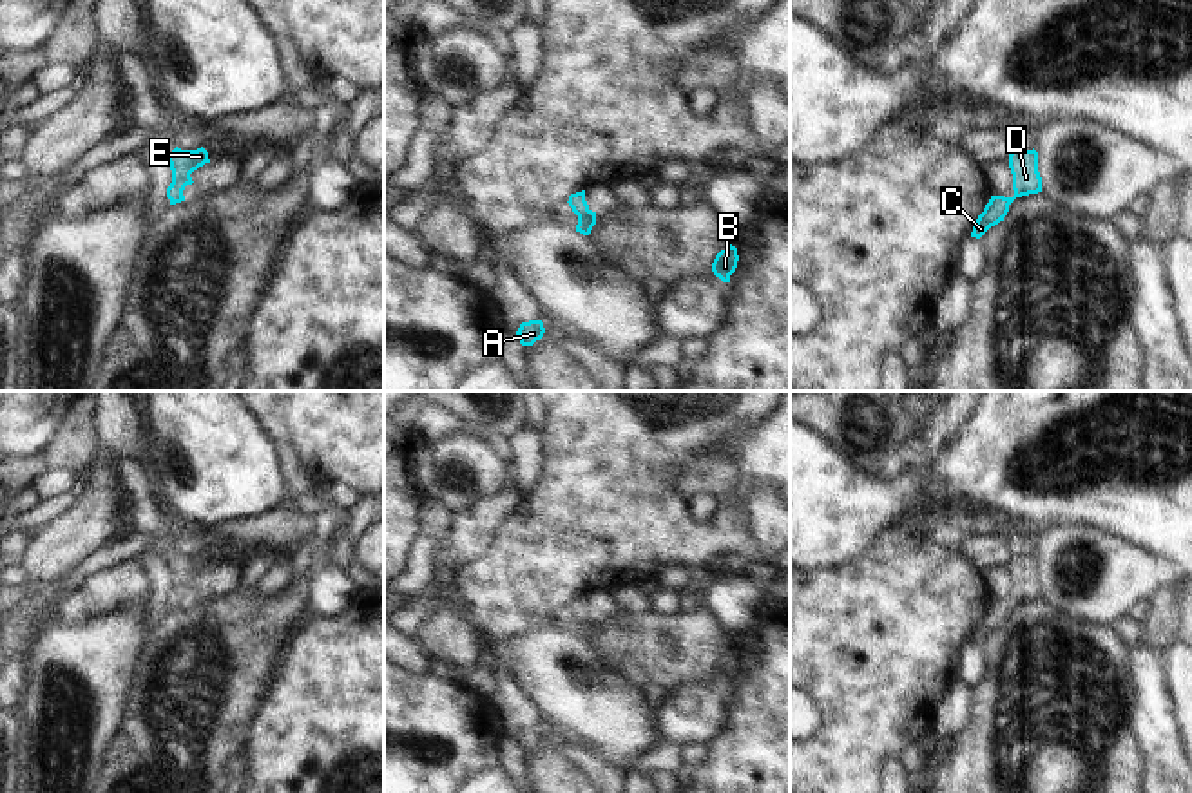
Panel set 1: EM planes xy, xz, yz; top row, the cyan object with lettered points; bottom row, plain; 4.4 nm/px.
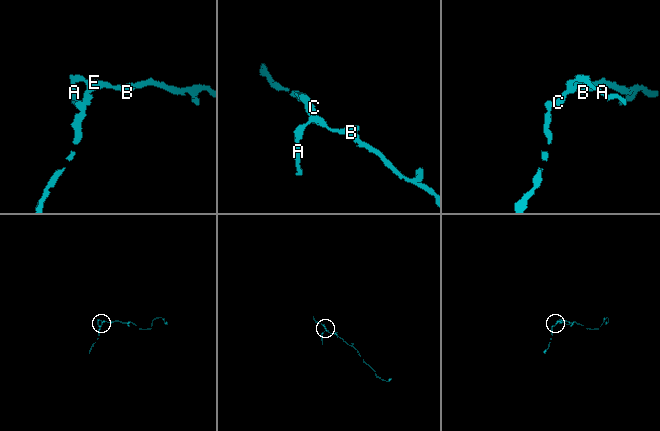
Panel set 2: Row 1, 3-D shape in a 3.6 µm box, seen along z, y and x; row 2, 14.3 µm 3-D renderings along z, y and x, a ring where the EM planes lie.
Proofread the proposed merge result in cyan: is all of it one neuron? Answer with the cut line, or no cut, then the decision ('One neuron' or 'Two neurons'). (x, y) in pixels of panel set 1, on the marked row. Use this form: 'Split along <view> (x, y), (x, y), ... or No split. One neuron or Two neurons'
No split. One neuron.

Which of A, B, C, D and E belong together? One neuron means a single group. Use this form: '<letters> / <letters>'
A B C D E

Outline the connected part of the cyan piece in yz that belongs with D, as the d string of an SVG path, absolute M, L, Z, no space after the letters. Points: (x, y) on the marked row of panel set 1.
M1022 148L1011 150L1009 154L1009 168L1013 174L1013 197L991 196L984 212L978 215L973 225L971 237L980 239L991 226L1004 221L1009 212L1009 205L1022 196L1042 192L1042 177L1038 172L1038 152Z

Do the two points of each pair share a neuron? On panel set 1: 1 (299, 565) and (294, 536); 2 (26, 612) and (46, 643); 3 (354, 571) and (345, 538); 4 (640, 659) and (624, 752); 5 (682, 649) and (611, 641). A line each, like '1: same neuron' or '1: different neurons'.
1: different neurons
2: different neurons
3: different neurons
4: different neurons
5: same neuron

